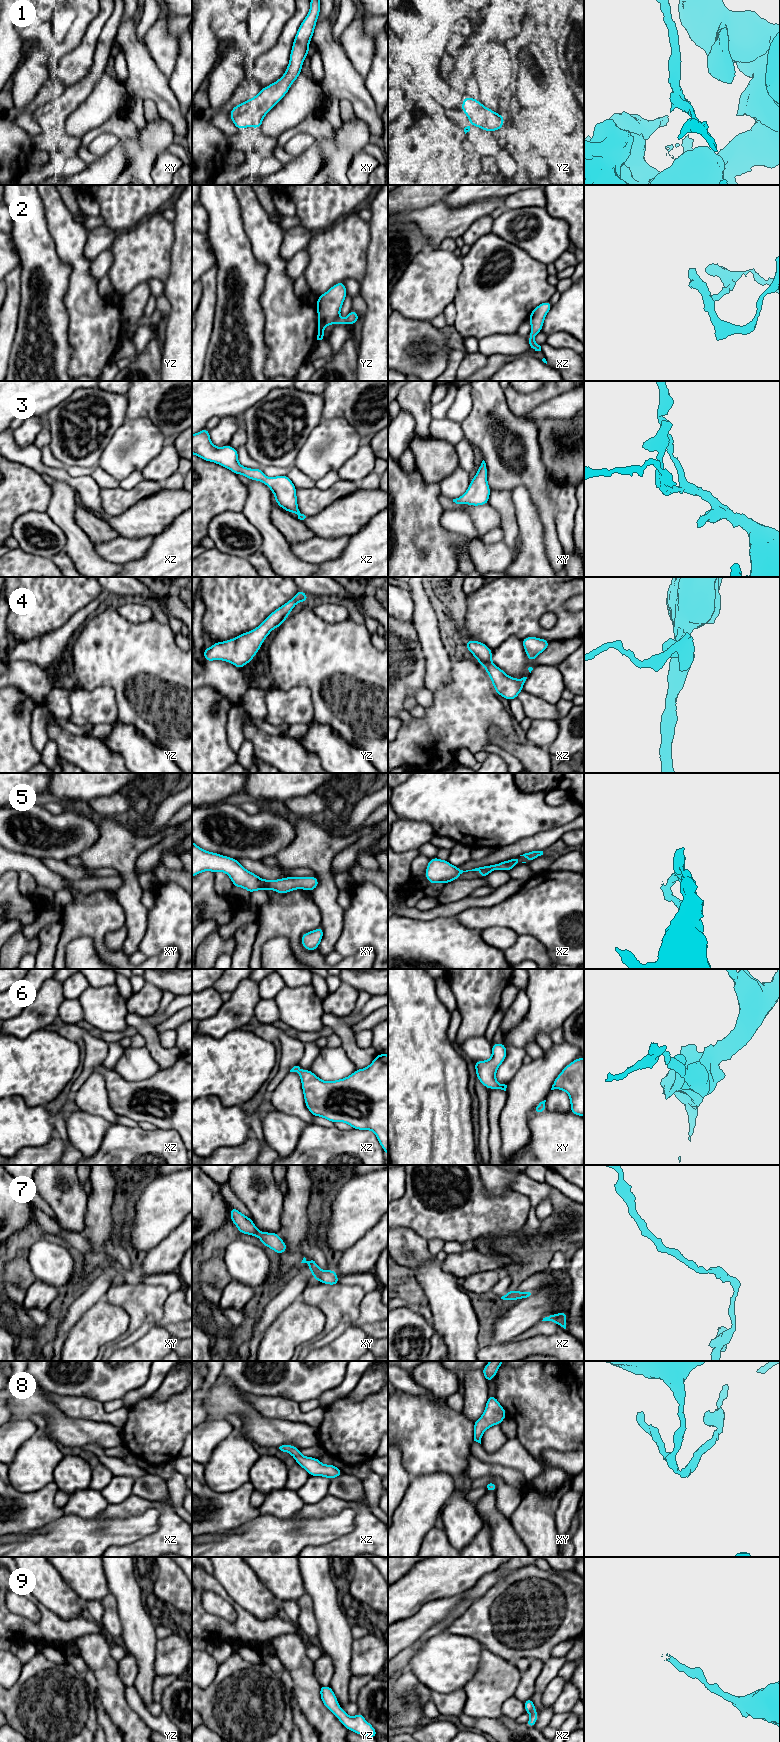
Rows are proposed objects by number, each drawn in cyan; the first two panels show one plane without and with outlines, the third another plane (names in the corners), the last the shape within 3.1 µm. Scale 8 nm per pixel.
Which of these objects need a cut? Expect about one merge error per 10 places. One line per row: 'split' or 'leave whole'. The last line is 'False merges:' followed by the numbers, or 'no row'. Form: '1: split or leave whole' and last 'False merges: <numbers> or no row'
1: leave whole
2: leave whole
3: leave whole
4: leave whole
5: leave whole
6: leave whole
7: leave whole
8: leave whole
9: leave whole
False merges: no row

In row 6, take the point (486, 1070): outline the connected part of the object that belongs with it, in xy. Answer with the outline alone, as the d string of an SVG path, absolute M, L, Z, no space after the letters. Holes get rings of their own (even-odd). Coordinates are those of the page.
M503 1043L492 1044L492 1056L486 1061L475 1061L477 1079L488 1089L501 1089L506 1091L507 1085L496 1081L496 1071L507 1055Z

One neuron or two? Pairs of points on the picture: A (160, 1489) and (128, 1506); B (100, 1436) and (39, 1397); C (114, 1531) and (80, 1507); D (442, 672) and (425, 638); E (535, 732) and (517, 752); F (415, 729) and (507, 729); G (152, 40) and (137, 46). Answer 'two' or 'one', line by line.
A: two
B: one
C: two
D: one
E: two
F: one
G: two

